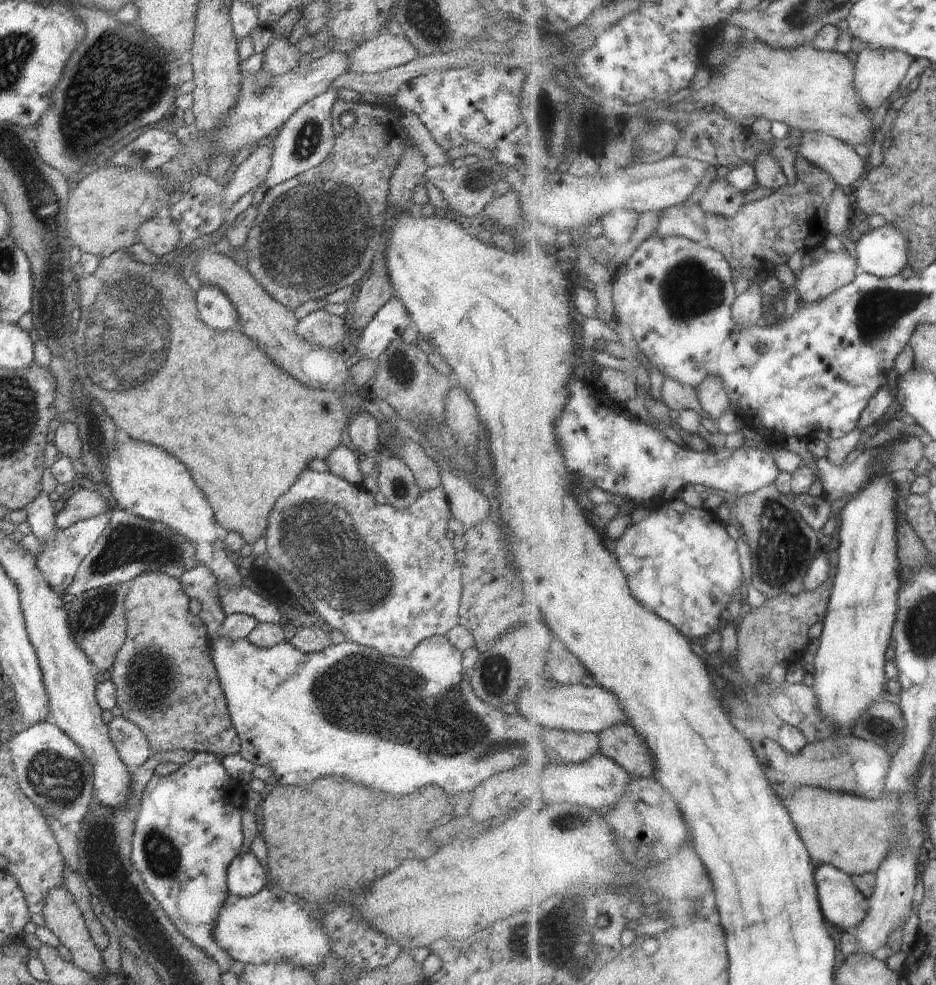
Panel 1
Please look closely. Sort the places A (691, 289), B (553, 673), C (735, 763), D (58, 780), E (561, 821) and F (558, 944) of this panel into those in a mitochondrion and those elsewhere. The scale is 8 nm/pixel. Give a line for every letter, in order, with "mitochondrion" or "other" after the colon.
A: mitochondrion
B: other
C: other
D: mitochondrion
E: mitochondrion
F: mitochondrion

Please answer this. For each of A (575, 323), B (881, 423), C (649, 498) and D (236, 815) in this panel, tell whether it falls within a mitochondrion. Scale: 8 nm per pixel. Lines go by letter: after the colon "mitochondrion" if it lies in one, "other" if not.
A: other
B: other
C: other
D: other

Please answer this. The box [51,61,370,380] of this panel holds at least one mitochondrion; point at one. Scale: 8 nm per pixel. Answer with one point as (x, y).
(306, 143)

